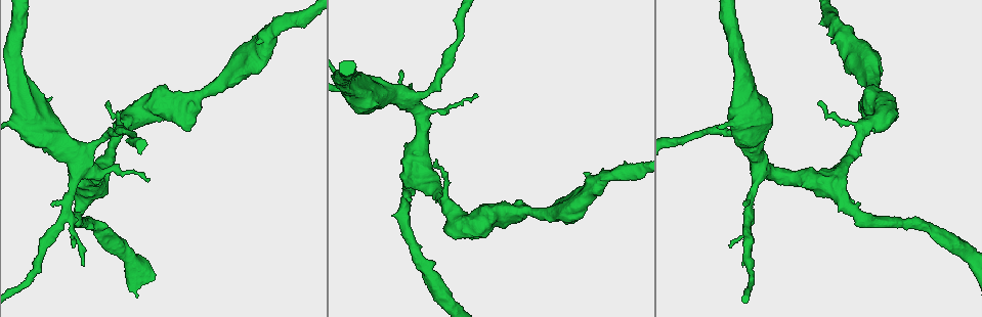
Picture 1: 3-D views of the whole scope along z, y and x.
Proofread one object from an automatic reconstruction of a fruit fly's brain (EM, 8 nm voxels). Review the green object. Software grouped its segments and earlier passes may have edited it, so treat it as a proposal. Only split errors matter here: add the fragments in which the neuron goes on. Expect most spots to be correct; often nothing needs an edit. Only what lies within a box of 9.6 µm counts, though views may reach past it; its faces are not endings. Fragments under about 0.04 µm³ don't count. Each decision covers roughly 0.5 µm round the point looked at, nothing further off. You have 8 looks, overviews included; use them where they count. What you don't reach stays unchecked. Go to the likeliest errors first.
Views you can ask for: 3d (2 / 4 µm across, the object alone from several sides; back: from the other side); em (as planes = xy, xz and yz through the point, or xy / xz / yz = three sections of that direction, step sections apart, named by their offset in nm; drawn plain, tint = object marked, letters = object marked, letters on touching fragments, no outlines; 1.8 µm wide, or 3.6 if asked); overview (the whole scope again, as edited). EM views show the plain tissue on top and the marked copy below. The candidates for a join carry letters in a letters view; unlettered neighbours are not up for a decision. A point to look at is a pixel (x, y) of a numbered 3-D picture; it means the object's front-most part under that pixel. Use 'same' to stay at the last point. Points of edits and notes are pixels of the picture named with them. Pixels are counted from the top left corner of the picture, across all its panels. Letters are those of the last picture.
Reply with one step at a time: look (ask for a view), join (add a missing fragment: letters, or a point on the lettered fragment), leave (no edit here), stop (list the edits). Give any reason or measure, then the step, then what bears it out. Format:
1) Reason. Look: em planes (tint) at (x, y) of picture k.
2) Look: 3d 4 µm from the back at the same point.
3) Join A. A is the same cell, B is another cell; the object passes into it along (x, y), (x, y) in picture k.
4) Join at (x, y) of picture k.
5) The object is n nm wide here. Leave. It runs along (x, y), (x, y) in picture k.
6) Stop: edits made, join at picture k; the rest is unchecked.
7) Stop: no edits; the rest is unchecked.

Branch stops here. Look: em planes (letters) at (436, 161) of picture 1.

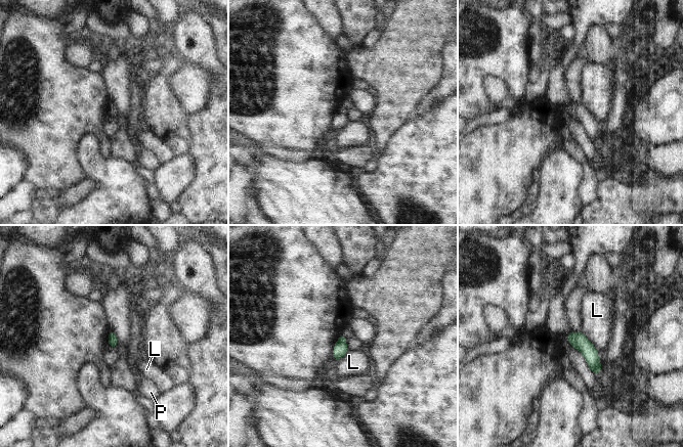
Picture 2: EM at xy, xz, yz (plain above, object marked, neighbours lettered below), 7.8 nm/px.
Leave. L and P are other cells; a border runs along (581, 331), (598, 352) in picture 2; none of them fits.

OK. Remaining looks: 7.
Free end. Look: 3d 2 µm at (74, 246) of picture 1.

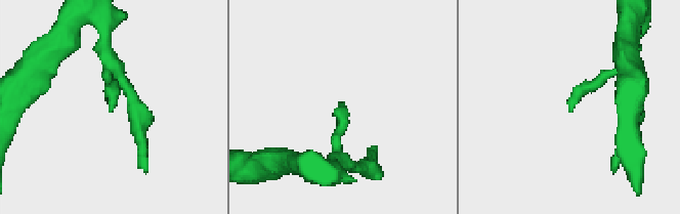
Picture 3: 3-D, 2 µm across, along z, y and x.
Look: em xz step 8 (tint) at (570, 109) of picture 3.

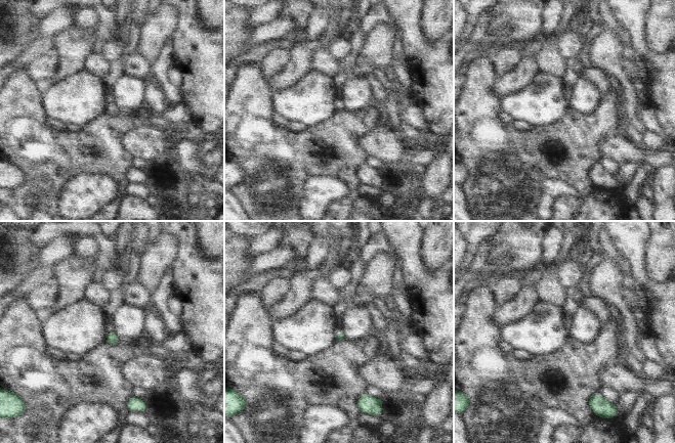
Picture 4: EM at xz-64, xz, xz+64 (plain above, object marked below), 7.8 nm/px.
Another direction. Look: em yz step 16 (letters) at the same point.

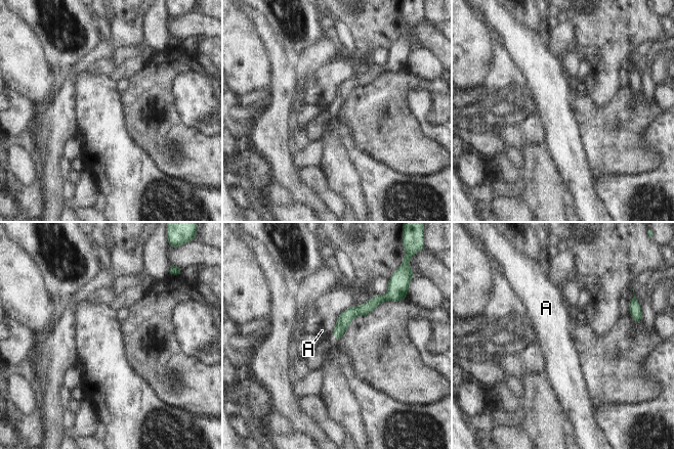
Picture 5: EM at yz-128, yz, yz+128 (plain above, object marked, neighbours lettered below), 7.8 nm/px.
The longest contact is with A, 50 nm. Leave. A is another cell; none of them fits.

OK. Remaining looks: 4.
Looks like a crossing. Look: em 3.6 µm planes (letters) at (760, 171) of picture 1.

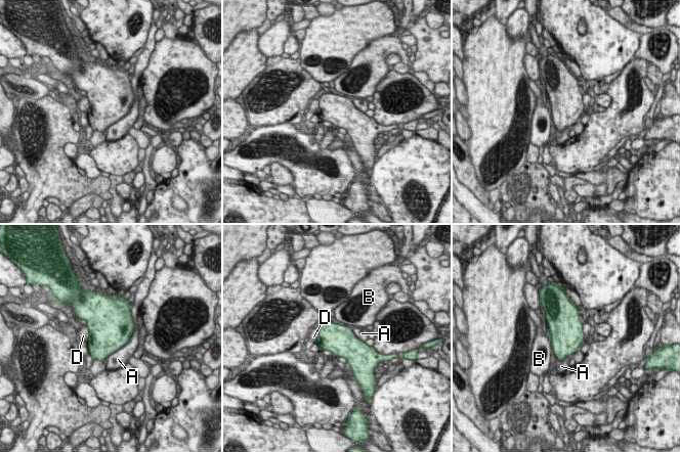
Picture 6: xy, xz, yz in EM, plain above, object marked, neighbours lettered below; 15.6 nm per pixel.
Leave. A, B and D are other cells; no lettered fragment goes on from it.

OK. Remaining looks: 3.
Branch stops here. Look: em yz step 8 (tint) at (188, 128) of picture 1.

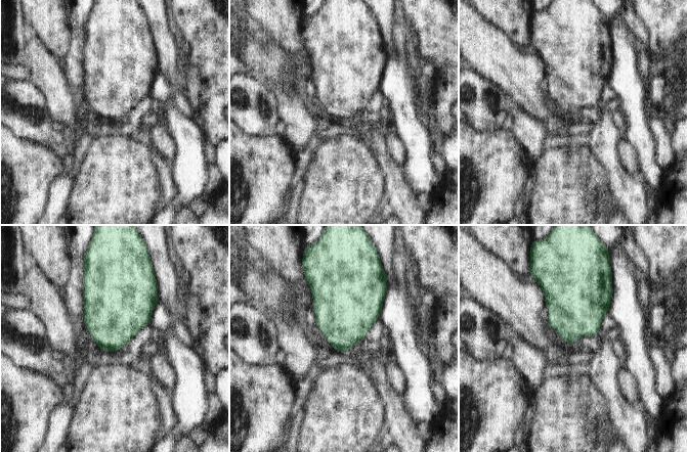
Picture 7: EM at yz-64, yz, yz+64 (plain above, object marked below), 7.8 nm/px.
Cut it another way. Look: em planes (letters) at the same point.

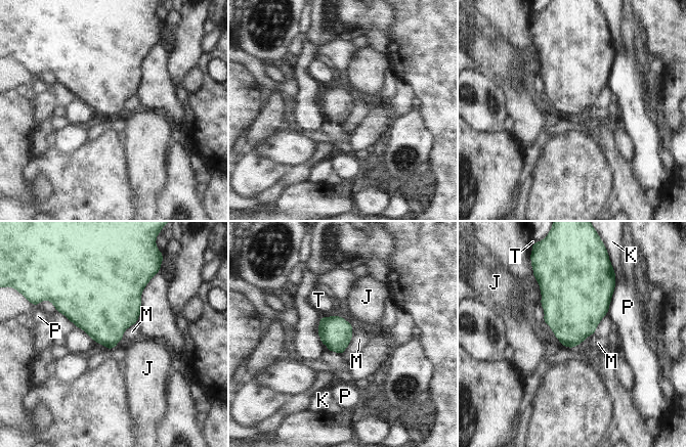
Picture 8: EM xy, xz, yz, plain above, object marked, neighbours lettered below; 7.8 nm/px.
The longest contact is with P, 280 nm. Leave. J, K, M, P and T are other cells; a border runs along (352, 329), (352, 338), (341, 354) in picture 8; no lettered fragment goes on from it.

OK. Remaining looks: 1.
Stop: no edits; the rest is unchecked.

